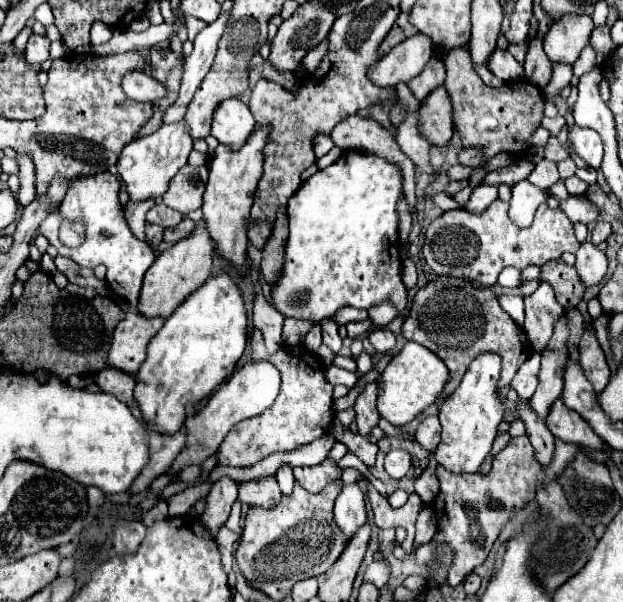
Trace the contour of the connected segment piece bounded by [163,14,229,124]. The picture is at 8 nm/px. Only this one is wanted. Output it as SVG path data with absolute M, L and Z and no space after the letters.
M221 14L213 24L209 24L207 28L203 28L197 38L195 38L195 48L191 52L191 56L185 58L185 66L183 66L183 78L181 78L181 90L179 96L175 100L175 104L171 104L167 108L167 112L163 114L163 122L171 124L171 122L179 122L183 120L183 114L195 94L195 90L199 88L201 80L205 78L205 74L209 72L215 52L217 52L217 42L225 30L227 24L225 14Z

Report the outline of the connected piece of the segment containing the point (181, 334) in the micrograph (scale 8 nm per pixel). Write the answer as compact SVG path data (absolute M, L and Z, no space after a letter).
M219 274L209 278L195 294L191 294L183 306L179 306L171 318L165 320L163 328L155 338L151 338L147 346L147 360L135 374L135 402L139 404L143 422L155 422L159 430L167 430L167 434L175 434L179 426L185 424L187 406L197 404L205 396L209 396L219 384L223 384L235 370L237 360L241 358L247 346L247 314L243 306L243 296L235 282L227 274Z

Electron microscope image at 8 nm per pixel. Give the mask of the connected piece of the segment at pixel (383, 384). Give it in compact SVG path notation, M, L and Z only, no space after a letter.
M409 342L385 368L379 382L377 394L377 410L379 416L385 418L393 426L405 426L413 418L417 418L427 406L431 406L441 394L447 382L449 370L447 366L425 346Z

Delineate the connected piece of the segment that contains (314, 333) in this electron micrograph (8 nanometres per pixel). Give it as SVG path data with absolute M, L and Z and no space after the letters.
M313 324L305 336L305 344L311 352L317 352L321 346L321 324Z

